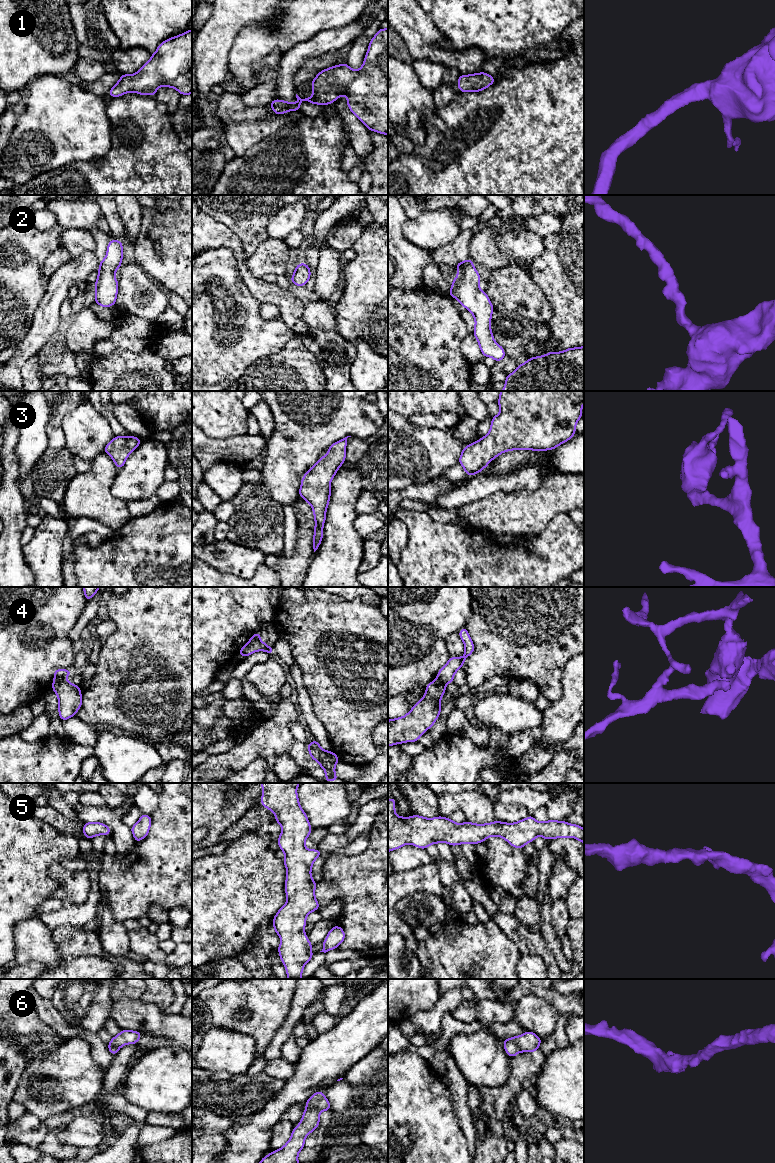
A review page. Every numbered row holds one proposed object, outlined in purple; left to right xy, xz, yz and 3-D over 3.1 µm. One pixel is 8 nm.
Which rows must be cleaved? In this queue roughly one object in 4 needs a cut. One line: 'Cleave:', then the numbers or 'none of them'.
Cleave: 4

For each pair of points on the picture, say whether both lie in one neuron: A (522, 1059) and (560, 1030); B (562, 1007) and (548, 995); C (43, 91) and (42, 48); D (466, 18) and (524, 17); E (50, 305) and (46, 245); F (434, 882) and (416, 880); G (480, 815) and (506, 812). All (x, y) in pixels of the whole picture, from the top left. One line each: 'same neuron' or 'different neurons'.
A: same neuron
B: same neuron
C: different neurons
D: same neuron
E: different neurons
F: same neuron
G: different neurons

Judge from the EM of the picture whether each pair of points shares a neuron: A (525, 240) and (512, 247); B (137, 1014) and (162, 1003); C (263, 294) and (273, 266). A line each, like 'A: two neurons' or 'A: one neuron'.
A: one neuron
B: two neurons
C: two neurons

